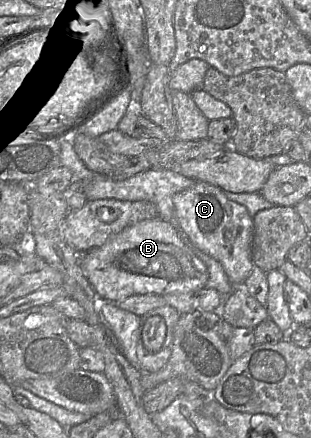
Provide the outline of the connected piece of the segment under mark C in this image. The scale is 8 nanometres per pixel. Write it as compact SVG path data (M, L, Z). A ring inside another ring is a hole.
M196 181L191 187L176 193L173 204L178 227L199 250L216 259L223 267L230 283L234 287L244 285L254 265L252 261L253 219L242 204L229 200L222 189Z

